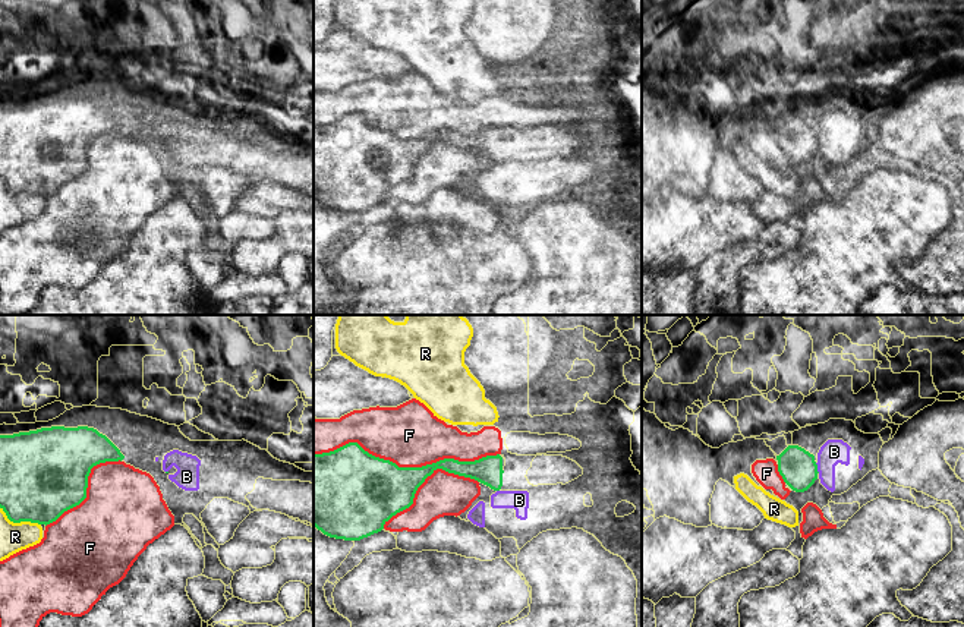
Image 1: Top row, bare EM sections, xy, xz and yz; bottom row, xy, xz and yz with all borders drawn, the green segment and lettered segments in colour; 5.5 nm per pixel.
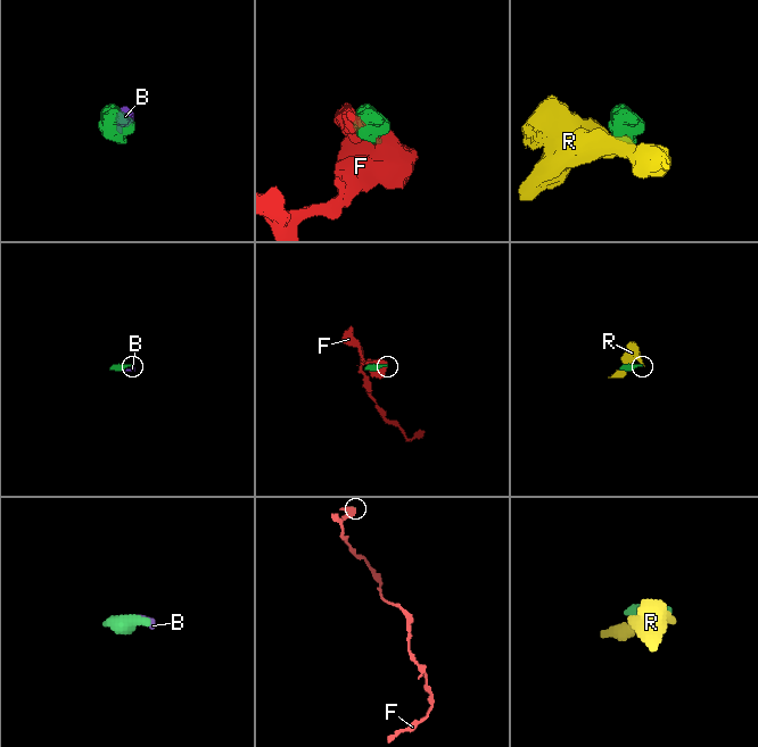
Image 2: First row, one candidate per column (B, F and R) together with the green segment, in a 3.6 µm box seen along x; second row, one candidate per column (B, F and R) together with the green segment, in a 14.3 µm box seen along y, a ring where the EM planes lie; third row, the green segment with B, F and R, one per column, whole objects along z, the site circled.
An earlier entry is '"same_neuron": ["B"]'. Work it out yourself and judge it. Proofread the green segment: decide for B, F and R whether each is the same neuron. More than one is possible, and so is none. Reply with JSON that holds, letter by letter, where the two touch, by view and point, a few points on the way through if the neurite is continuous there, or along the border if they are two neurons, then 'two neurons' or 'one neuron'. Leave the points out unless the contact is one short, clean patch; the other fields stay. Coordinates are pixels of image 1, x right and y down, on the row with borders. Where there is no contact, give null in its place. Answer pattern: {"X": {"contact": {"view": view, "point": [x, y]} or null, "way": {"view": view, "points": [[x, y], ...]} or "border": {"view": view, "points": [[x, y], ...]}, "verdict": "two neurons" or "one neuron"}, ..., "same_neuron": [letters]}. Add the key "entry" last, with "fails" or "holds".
{"B": {"contact": {"view": "yz", "point": [816, 468]}, "border": {"view": "yz", "points": [[815, 463], [819, 472]]}, "verdict": "two neurons"}, "F": {"contact": {"view": "xz", "point": [406, 468]}, "verdict": "two neurons"}, "R": {"contact": {"view": "xy", "point": [19, 522]}, "border": {"view": "xy", "points": [[0, 507], [13, 522], [37, 522], [40, 525]]}, "verdict": "two neurons"}, "same_neuron": [], "entry": "fails"}

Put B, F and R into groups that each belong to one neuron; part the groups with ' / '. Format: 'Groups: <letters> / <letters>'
Groups: B / F / R

